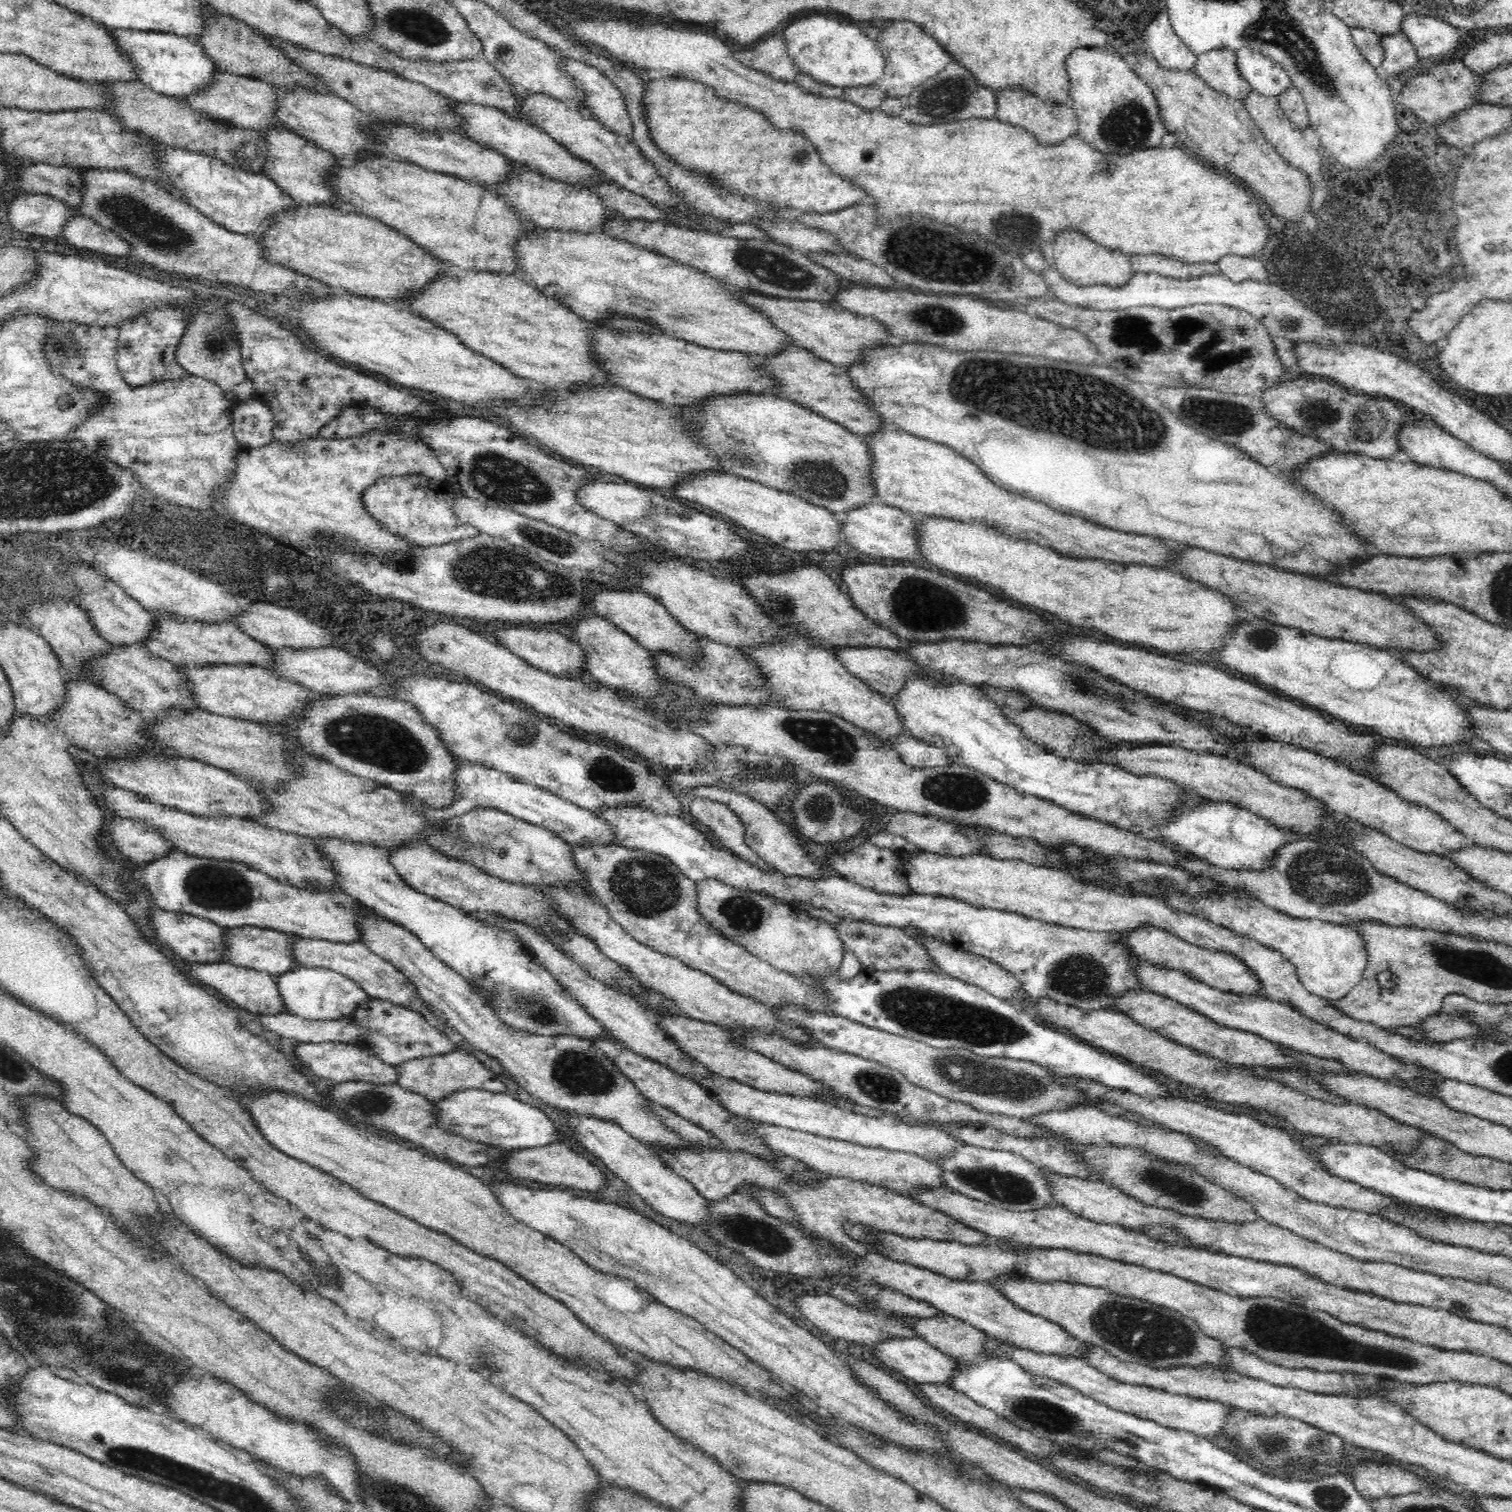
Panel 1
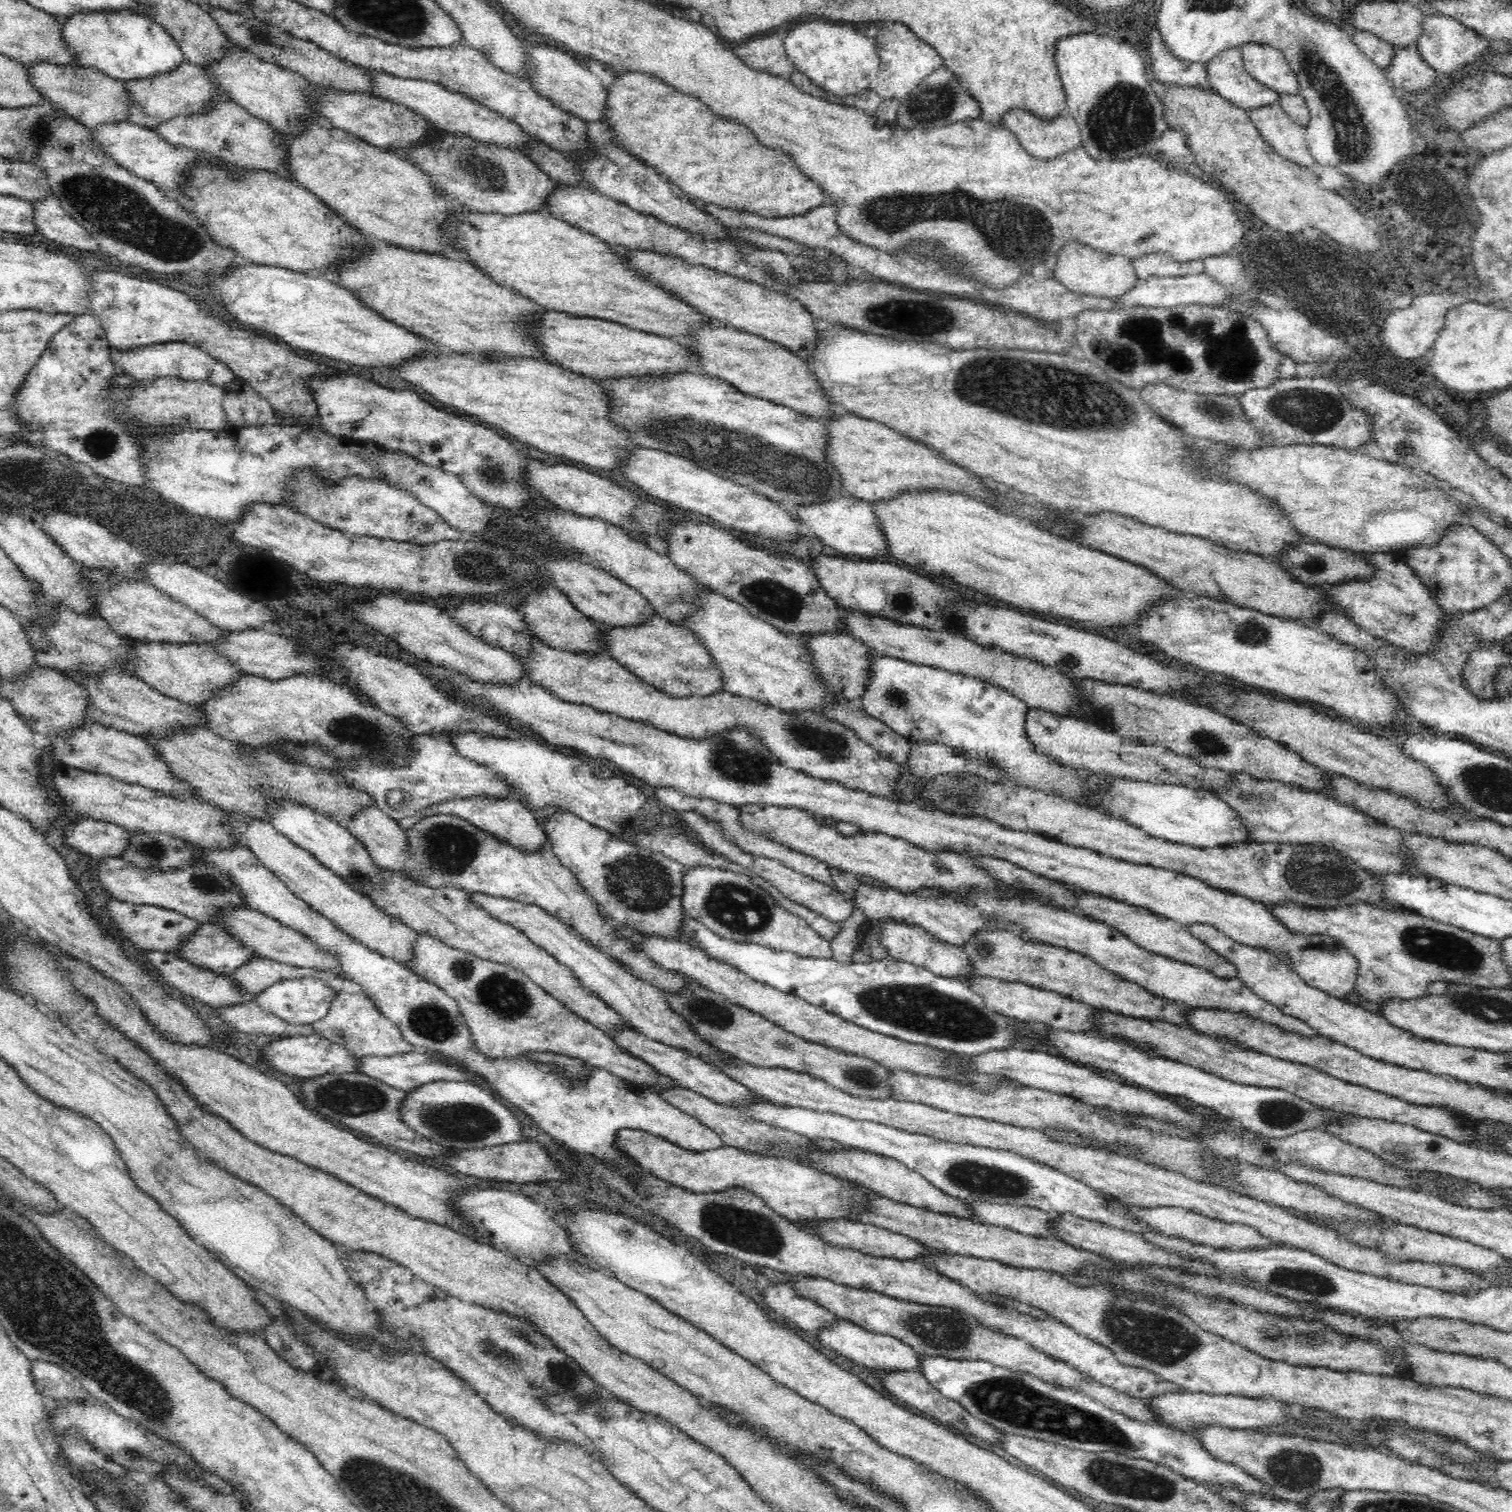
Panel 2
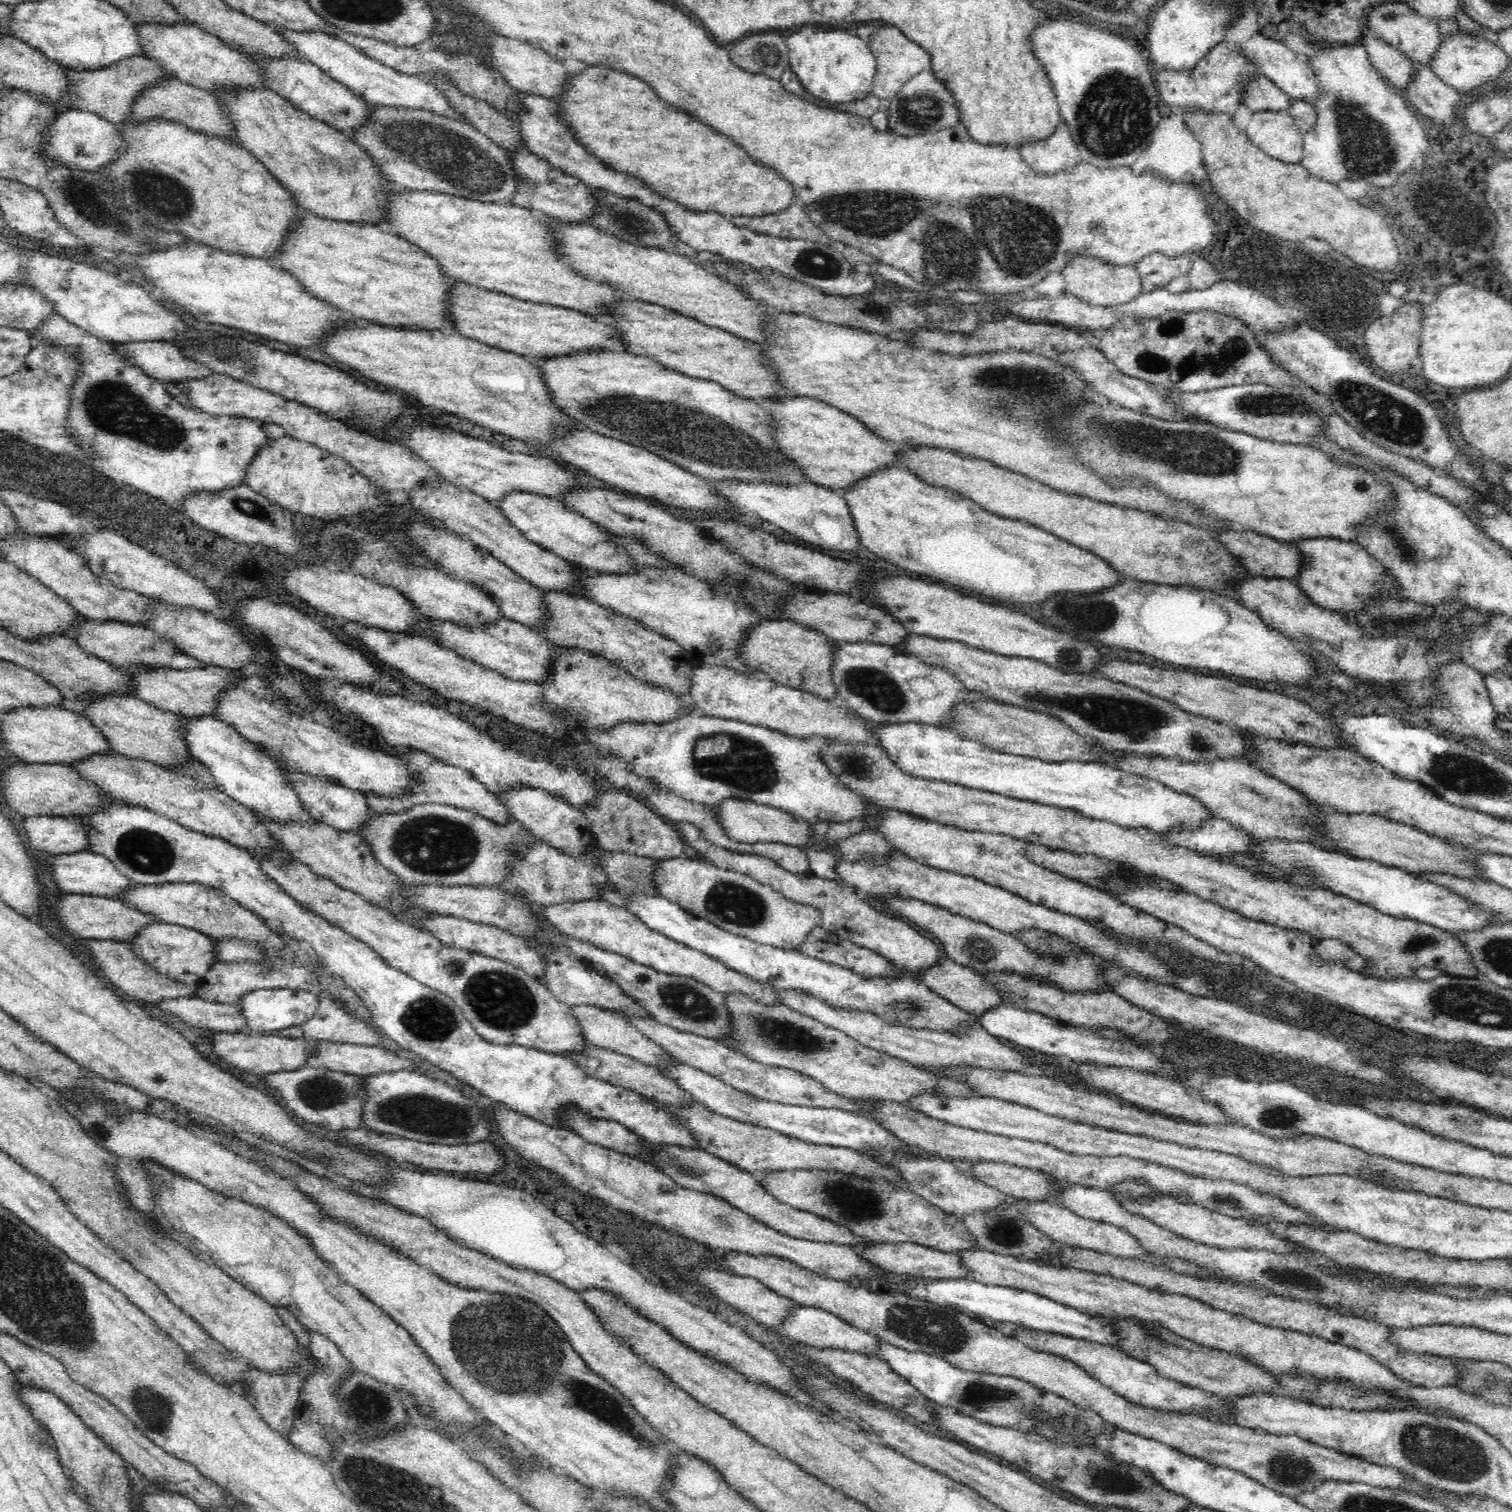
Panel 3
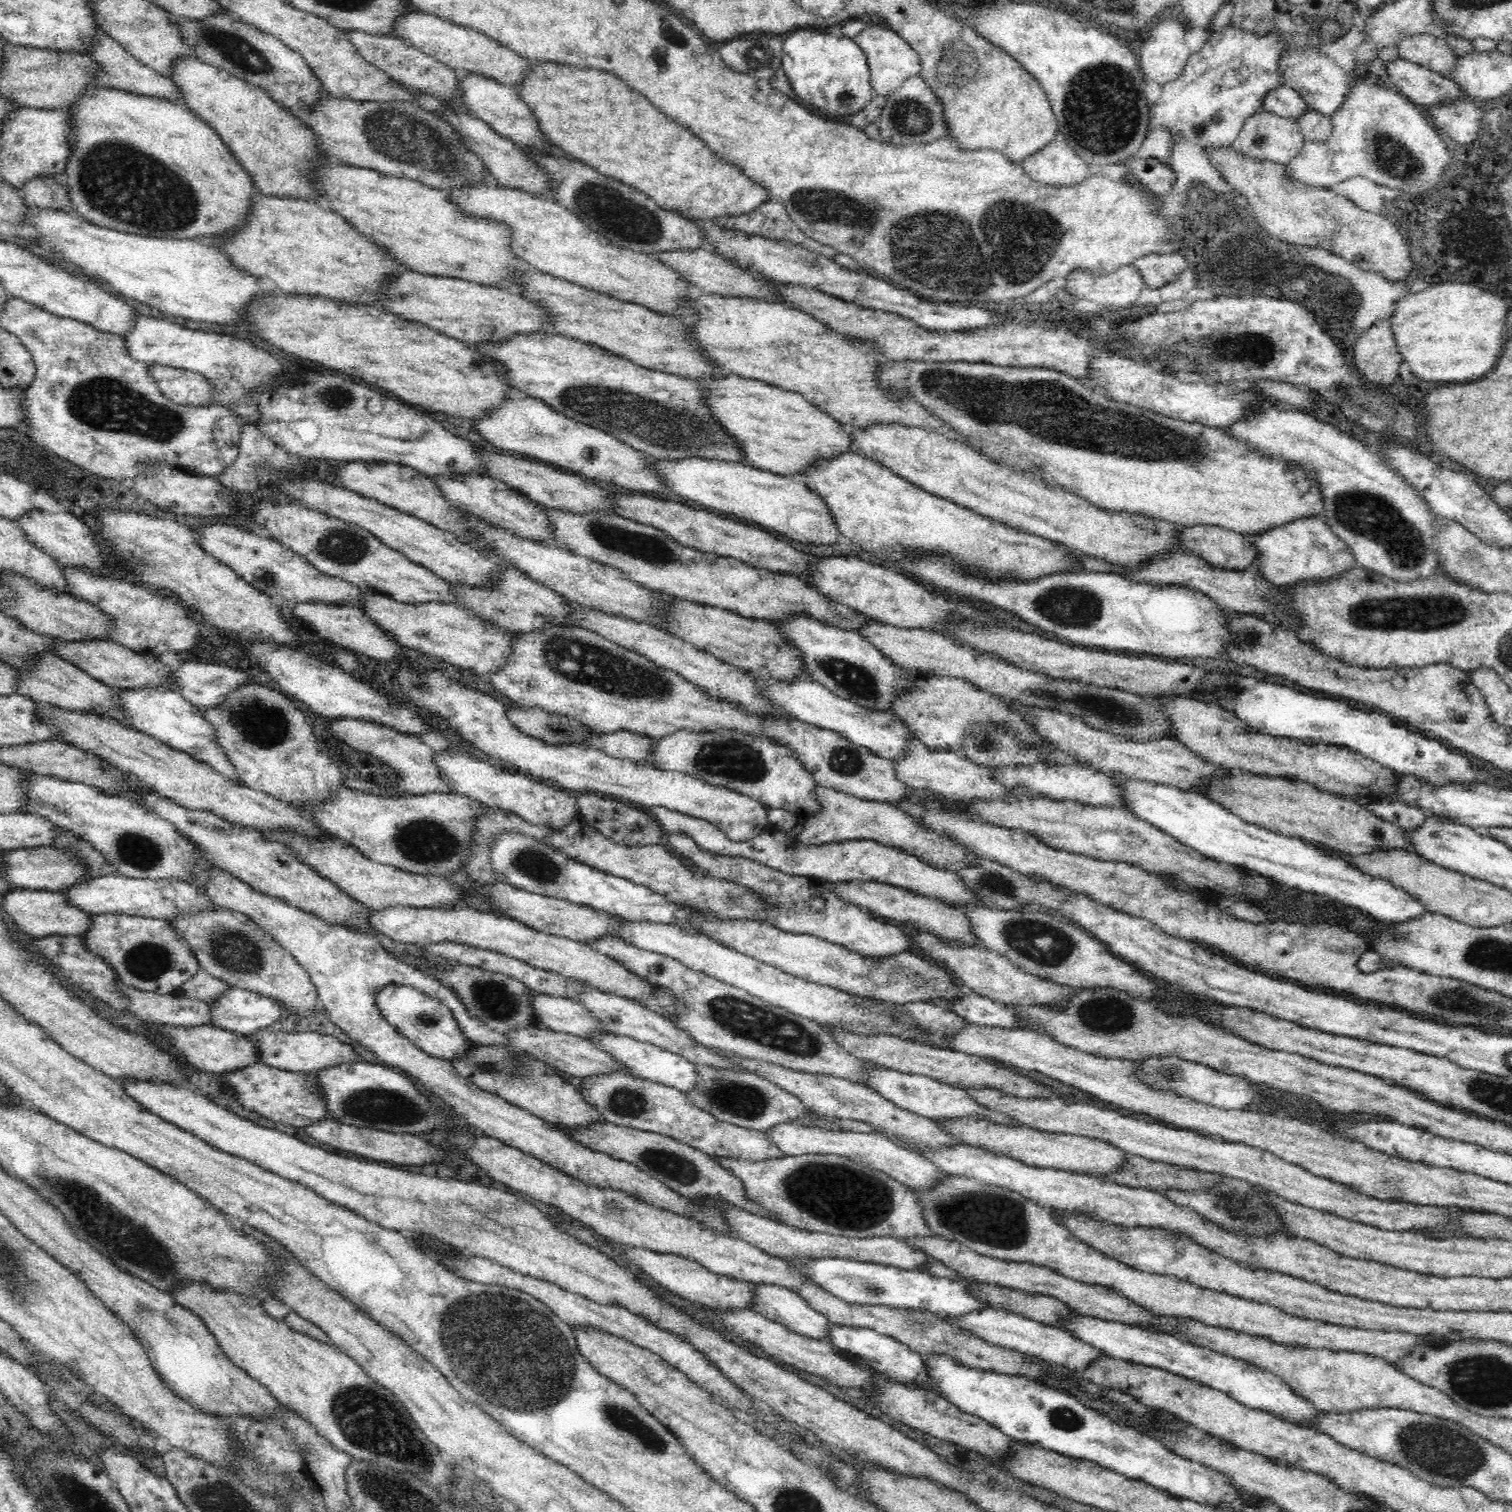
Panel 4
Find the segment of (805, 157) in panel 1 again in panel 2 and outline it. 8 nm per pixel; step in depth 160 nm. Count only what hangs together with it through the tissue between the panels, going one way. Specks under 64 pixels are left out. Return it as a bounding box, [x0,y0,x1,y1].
[604,72,831,217]

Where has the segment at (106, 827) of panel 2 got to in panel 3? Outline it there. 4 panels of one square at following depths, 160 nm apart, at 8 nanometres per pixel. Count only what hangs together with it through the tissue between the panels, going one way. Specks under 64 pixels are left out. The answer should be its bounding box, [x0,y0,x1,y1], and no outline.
[22,817,90,855]

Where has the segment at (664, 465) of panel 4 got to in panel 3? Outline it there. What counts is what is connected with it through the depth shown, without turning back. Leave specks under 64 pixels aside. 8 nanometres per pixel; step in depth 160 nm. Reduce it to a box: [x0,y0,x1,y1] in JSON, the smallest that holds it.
[714,482,862,552]

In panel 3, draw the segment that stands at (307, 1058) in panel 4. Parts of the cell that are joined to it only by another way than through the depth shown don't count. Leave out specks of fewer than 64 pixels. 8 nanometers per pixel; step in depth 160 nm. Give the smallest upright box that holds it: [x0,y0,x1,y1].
[306,1042,416,1079]

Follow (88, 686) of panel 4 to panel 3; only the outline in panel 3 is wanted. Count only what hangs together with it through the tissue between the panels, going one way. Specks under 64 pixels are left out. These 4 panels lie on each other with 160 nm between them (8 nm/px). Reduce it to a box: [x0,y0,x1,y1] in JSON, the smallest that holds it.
[67,696,197,769]

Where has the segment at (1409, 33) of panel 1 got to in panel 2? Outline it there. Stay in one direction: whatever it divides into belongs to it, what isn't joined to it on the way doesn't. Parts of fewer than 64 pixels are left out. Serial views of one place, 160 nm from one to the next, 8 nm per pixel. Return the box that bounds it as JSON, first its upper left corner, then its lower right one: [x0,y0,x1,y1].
[1414,14,1489,75]

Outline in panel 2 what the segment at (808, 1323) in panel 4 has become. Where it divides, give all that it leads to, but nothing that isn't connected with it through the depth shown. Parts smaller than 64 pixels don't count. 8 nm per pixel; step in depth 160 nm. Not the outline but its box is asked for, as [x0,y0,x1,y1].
[816,1319,924,1372]

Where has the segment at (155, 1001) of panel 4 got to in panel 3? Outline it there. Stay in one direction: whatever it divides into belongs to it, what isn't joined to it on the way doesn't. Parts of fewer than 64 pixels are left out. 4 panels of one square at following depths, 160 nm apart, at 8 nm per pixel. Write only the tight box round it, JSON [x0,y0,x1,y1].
[157,998,254,1033]

